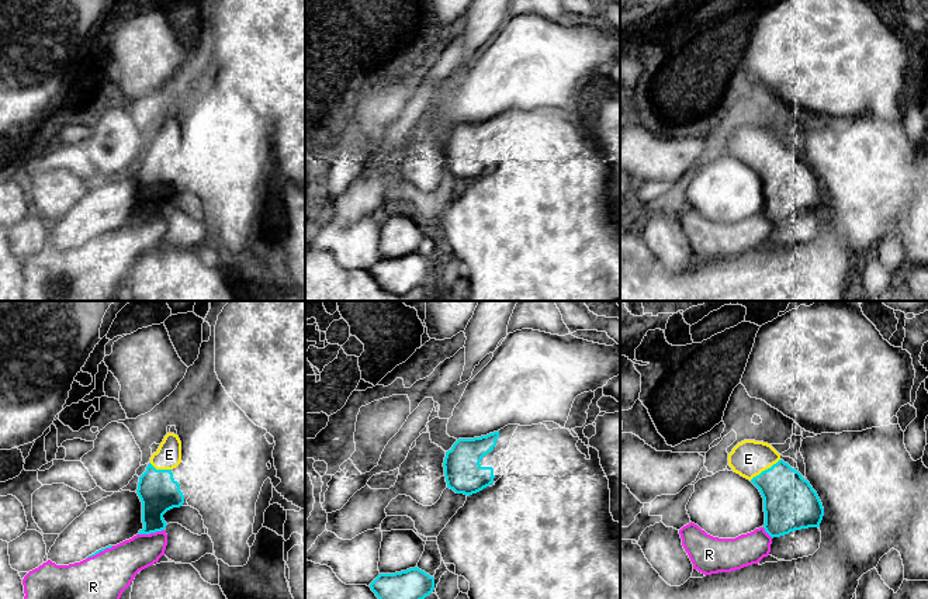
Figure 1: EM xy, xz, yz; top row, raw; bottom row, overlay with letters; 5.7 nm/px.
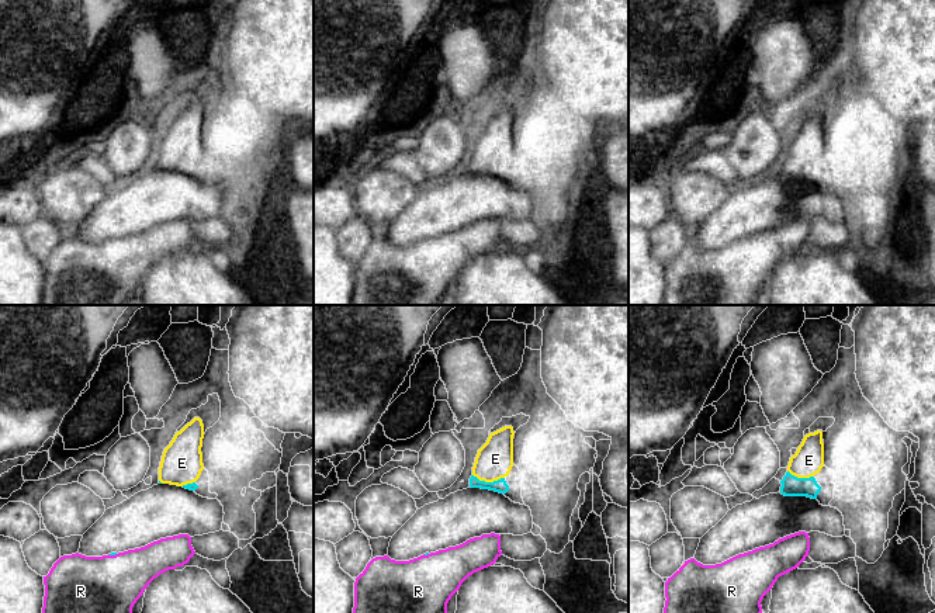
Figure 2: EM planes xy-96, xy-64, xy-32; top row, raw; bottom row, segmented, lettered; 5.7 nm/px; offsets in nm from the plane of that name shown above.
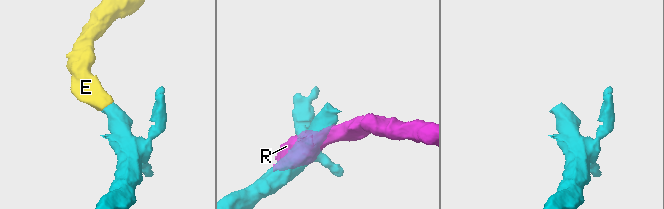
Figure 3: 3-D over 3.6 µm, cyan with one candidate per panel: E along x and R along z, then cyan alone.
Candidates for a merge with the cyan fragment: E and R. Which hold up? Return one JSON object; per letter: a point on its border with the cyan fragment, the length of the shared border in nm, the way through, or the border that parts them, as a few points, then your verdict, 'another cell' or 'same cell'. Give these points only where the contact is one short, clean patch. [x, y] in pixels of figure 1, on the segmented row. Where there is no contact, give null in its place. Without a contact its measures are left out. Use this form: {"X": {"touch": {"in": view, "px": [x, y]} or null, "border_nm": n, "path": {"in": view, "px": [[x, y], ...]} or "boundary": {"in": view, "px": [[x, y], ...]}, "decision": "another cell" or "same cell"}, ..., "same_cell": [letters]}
{"E": {"touch": {"in": "yz", "px": [765, 470]}, "border_nm": 220, "path": {"in": "yz", "px": [[790, 504], [783, 488], [765, 470], [755, 460], [748, 459]]}, "decision": "same cell"}, "R": {"touch": {"in": "xy", "px": [151, 532]}, "border_nm": 160, "decision": "another cell"}, "same_cell": ["E"]}

